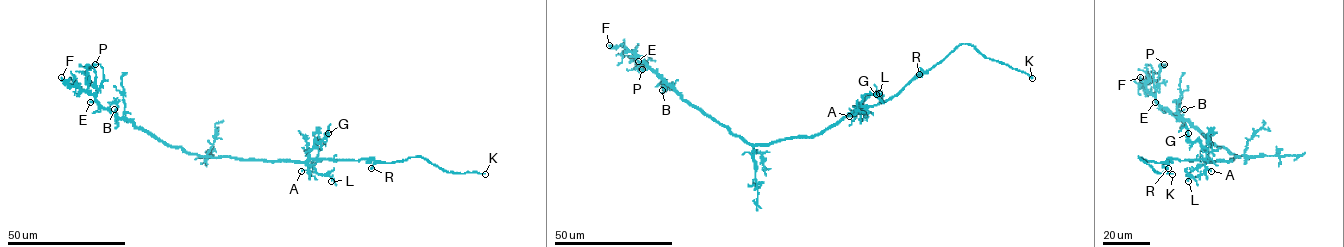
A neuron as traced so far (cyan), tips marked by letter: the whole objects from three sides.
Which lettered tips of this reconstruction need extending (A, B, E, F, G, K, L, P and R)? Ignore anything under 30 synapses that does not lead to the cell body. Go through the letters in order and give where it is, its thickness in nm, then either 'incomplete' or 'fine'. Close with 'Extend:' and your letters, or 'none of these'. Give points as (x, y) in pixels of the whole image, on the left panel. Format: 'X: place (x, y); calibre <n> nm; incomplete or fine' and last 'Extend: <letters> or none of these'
A: place (301, 171); calibre 130 nm; fine
B: place (114, 109); calibre 140 nm; fine
E: place (90, 102); calibre 280 nm; incomplete
F: place (61, 77); calibre 200 nm; fine
G: place (328, 133); calibre 160 nm; fine
K: place (485, 174); calibre 320 nm; incomplete
L: place (331, 181); calibre 100 nm; fine
P: place (95, 64); calibre 150 nm; fine
R: place (371, 168); calibre 110 nm; fine
Extend: E, K

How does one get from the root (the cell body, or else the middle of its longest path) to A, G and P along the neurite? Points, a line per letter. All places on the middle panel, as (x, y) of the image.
A: (812, 135), (821, 134), (855, 111), (855, 114), (849, 116)
G: (812, 135), (821, 134), (843, 118), (855, 113), (870, 94), (876, 94)
P: (812, 135), (766, 144), (748, 144), (686, 102), (644, 61), (641, 65), (642, 69)

